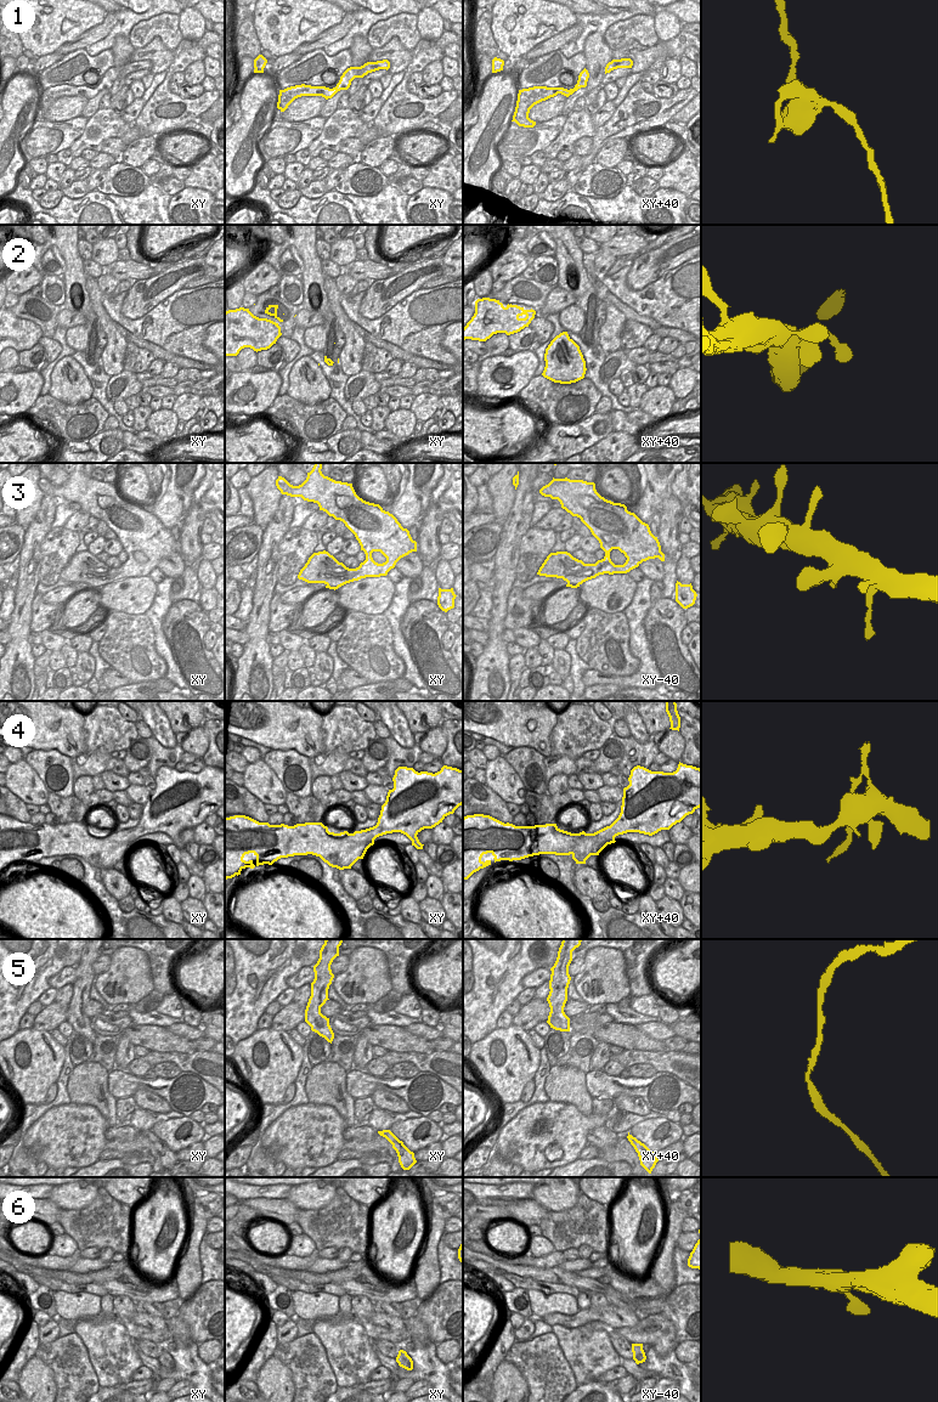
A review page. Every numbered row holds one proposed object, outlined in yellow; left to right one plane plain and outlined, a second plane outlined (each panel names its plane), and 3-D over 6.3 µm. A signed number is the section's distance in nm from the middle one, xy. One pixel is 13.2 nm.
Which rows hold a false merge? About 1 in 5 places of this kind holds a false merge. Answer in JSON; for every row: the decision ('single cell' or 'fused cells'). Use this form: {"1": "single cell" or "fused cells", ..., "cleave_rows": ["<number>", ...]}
{"1": "single cell", "2": "single cell", "3": "single cell", "4": "single cell", "5": "single cell", "6": "single cell", "cleave_rows": []}

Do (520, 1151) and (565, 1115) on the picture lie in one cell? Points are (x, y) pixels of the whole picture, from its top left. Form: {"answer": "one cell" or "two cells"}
{"answer": "one cell"}

